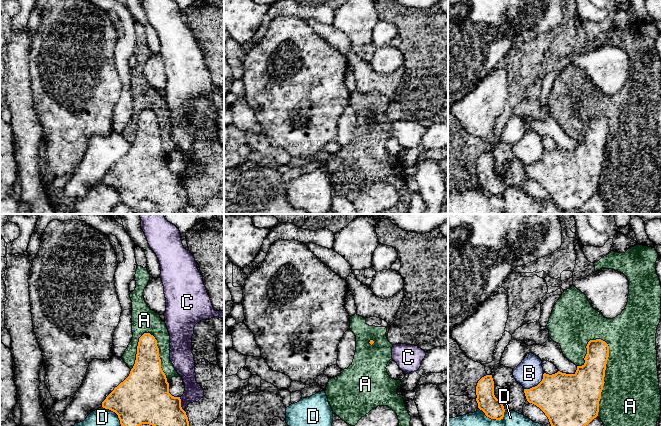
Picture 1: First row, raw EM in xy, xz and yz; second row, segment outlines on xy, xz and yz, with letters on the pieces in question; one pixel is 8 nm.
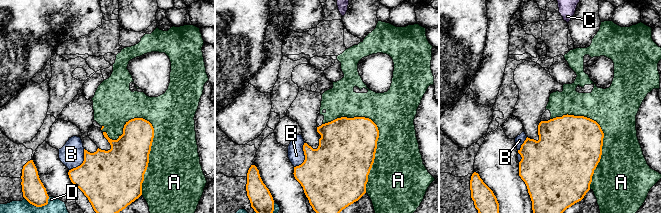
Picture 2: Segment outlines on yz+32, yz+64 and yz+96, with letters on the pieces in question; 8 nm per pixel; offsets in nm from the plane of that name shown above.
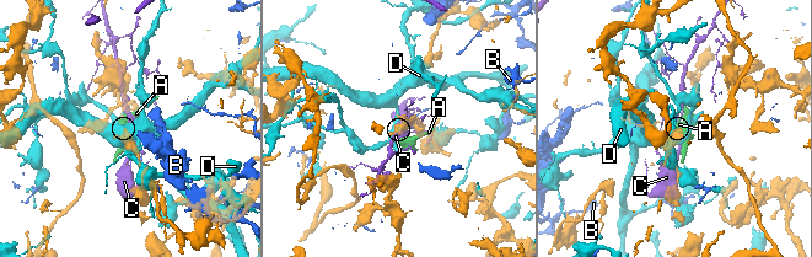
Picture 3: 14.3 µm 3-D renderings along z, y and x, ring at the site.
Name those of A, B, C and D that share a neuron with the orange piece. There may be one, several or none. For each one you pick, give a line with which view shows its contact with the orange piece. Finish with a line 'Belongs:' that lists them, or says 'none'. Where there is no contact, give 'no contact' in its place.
Belongs: none

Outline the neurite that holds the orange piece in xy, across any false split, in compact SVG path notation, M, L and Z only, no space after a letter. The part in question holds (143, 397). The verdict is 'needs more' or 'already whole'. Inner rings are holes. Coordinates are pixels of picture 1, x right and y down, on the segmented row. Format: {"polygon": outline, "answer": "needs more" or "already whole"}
{"polygon": "M144 333L137 346L136 360L129 376L121 382L102 402L102 407L118 415L121 426L189 426L186 412L181 407L180 397L169 393L169 383L161 368L157 340Z", "answer": "already whole"}

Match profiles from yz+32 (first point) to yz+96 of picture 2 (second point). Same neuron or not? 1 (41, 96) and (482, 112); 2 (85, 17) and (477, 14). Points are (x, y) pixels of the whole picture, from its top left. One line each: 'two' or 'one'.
1: one
2: one

